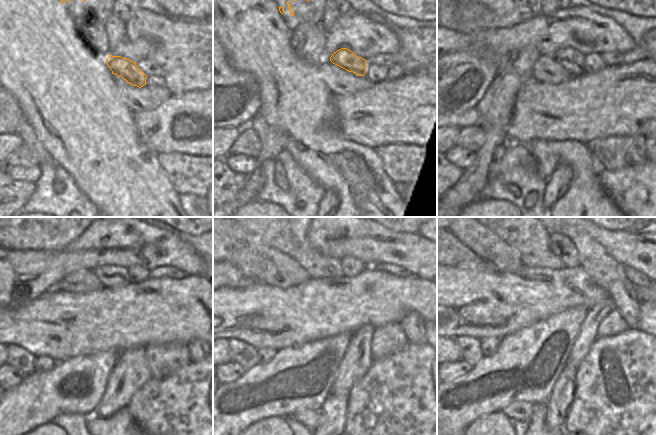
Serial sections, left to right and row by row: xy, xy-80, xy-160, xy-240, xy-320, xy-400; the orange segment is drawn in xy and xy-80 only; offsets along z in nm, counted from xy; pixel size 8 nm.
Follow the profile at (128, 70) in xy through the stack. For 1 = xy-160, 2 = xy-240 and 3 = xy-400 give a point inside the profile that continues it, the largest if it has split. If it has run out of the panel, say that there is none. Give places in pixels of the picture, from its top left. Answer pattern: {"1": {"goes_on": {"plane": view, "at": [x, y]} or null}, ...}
{"1": {"goes_on": {"plane": "xy-160", "at": [572, 61]}}, "2": {"goes_on": {"plane": "xy-240", "at": [110, 276]}}, "3": {"goes_on": {"plane": "xy-400", "at": [530, 239]}}}

